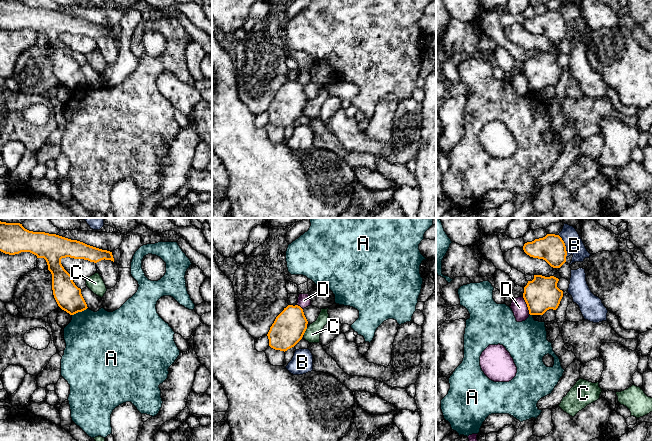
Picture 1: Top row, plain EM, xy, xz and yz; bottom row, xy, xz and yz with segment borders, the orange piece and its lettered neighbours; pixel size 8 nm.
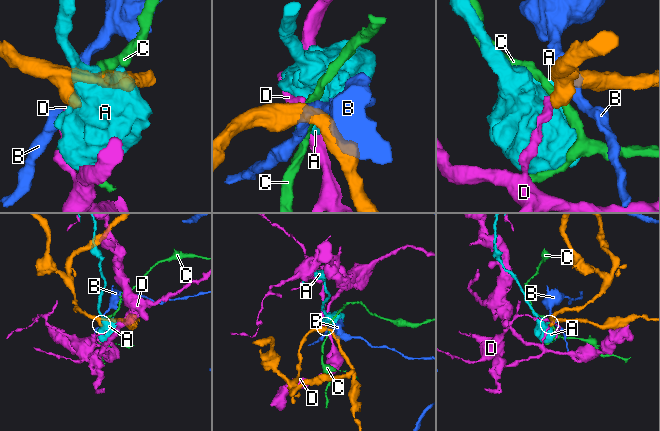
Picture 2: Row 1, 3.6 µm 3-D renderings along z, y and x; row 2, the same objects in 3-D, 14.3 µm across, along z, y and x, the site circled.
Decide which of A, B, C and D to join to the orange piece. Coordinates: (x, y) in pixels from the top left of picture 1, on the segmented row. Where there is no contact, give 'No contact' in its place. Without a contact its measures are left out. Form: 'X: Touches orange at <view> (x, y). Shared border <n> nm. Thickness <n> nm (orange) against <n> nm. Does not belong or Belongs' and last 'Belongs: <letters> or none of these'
A: Touches orange at xy (79, 311). Shared border 140 nm. Thickness 220 nm (orange) against 440 nm. Does not belong
B: Touches orange at yz (565, 246). Shared border 200 nm. Thickness 220 nm (orange) against 140 nm. Does not belong
C: Touches orange at xz (304, 332). Shared border 80 nm. Thickness 260 nm (orange) against 130 nm. Does not belong
D: Touches orange at yz (527, 305). Shared border 170 nm. Thickness 280 nm (orange) against 130 nm. Does not belong
Belongs: none of these

